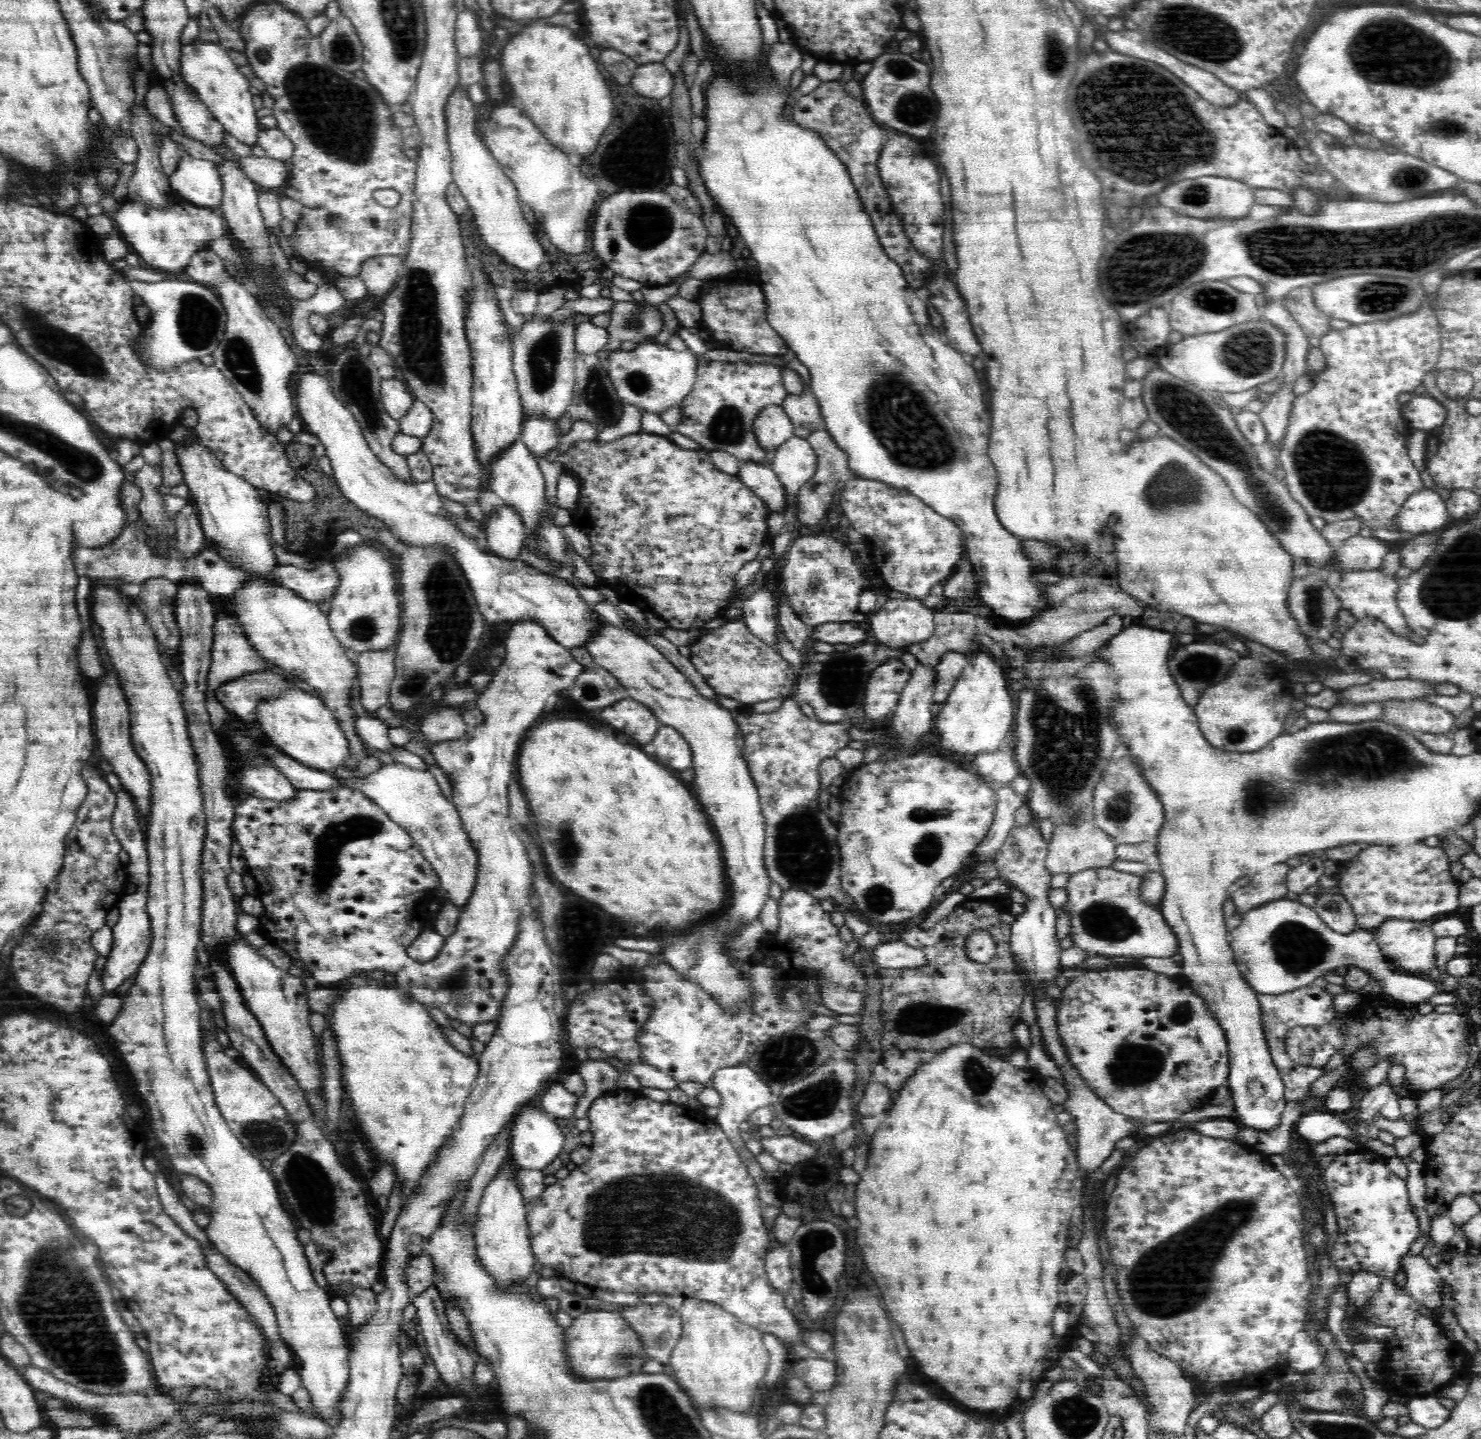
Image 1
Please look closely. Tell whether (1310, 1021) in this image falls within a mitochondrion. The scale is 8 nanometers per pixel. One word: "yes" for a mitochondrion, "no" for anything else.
no

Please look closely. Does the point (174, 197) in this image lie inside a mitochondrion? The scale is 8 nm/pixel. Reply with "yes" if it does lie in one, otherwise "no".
no

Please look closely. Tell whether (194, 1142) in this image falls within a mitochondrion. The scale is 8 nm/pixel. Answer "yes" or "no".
yes

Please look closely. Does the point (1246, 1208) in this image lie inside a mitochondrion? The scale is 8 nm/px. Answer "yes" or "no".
yes

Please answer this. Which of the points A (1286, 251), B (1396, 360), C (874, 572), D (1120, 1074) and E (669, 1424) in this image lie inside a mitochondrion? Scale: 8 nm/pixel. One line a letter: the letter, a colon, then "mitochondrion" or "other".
A: mitochondrion
B: other
C: other
D: mitochondrion
E: mitochondrion

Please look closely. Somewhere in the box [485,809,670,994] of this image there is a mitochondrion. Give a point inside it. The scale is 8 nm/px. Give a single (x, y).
(572, 851)

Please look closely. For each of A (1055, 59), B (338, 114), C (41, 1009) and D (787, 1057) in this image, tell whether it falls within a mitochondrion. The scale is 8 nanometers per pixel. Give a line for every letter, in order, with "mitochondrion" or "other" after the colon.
A: mitochondrion
B: mitochondrion
C: other
D: mitochondrion

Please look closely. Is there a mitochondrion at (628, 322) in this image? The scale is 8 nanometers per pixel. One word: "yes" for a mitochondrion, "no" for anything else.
yes

